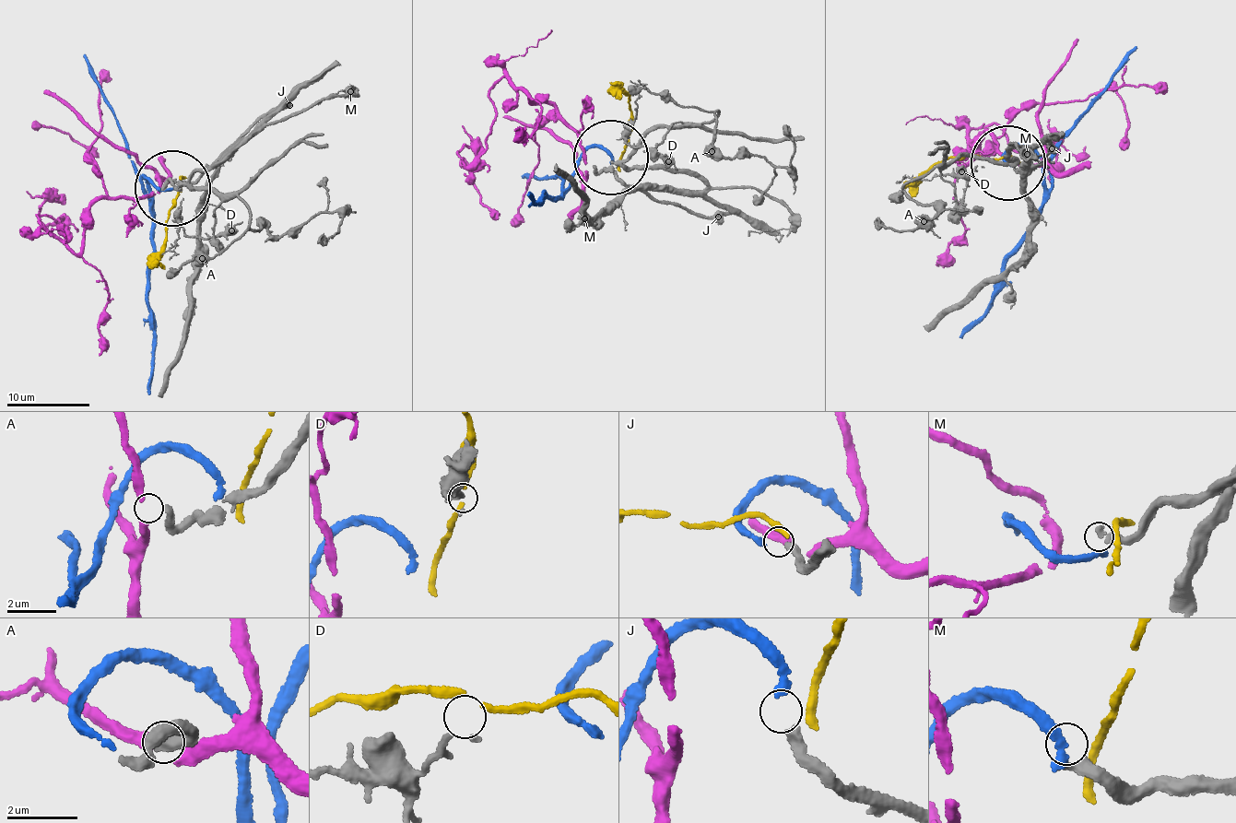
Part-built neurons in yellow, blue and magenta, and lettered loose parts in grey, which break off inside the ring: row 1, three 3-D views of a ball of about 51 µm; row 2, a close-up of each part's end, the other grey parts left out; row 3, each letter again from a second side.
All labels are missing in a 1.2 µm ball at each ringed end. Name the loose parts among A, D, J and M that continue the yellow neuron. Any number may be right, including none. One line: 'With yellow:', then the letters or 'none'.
With yellow: none

